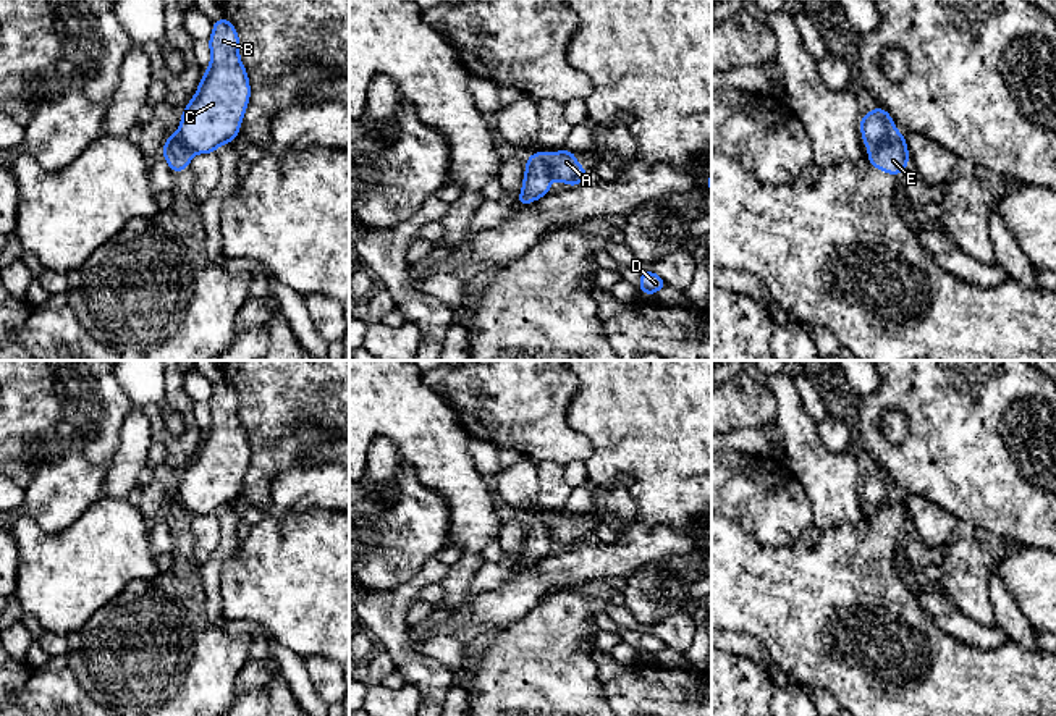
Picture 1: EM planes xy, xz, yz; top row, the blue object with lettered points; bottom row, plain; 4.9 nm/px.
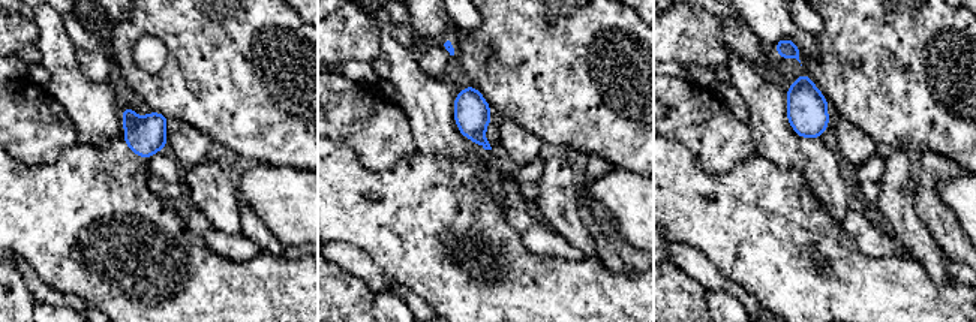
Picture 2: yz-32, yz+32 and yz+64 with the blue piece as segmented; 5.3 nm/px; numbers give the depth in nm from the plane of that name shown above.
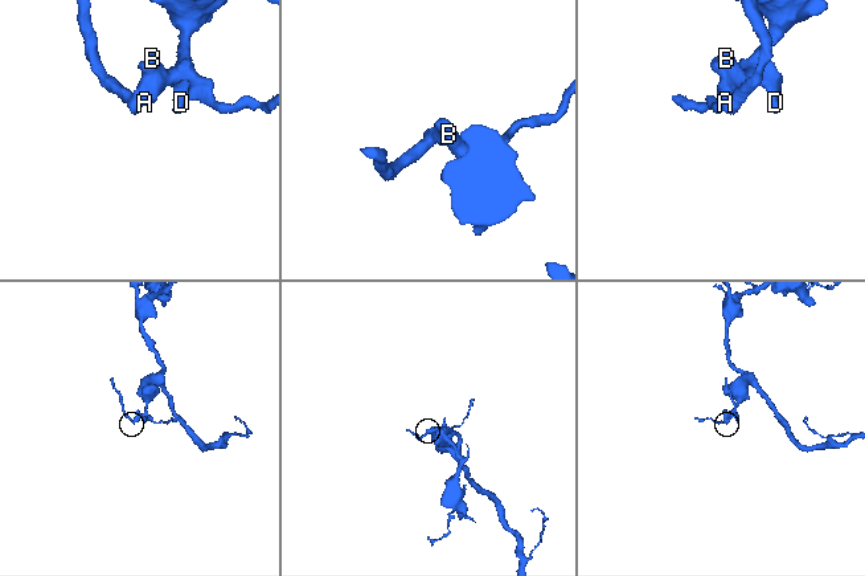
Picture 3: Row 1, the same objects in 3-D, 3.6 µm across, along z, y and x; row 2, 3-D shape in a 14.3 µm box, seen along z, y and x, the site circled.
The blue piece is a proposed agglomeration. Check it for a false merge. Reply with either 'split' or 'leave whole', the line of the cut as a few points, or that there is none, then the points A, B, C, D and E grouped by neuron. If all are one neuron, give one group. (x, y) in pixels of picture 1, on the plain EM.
split; cut in yz along (895, 490), (882, 506), (869, 511); A B C D / E

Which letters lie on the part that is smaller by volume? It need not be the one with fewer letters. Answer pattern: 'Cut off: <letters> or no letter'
Cut off: E

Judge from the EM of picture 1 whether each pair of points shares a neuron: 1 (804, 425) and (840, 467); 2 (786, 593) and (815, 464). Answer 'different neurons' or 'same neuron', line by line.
1: same neuron
2: different neurons

